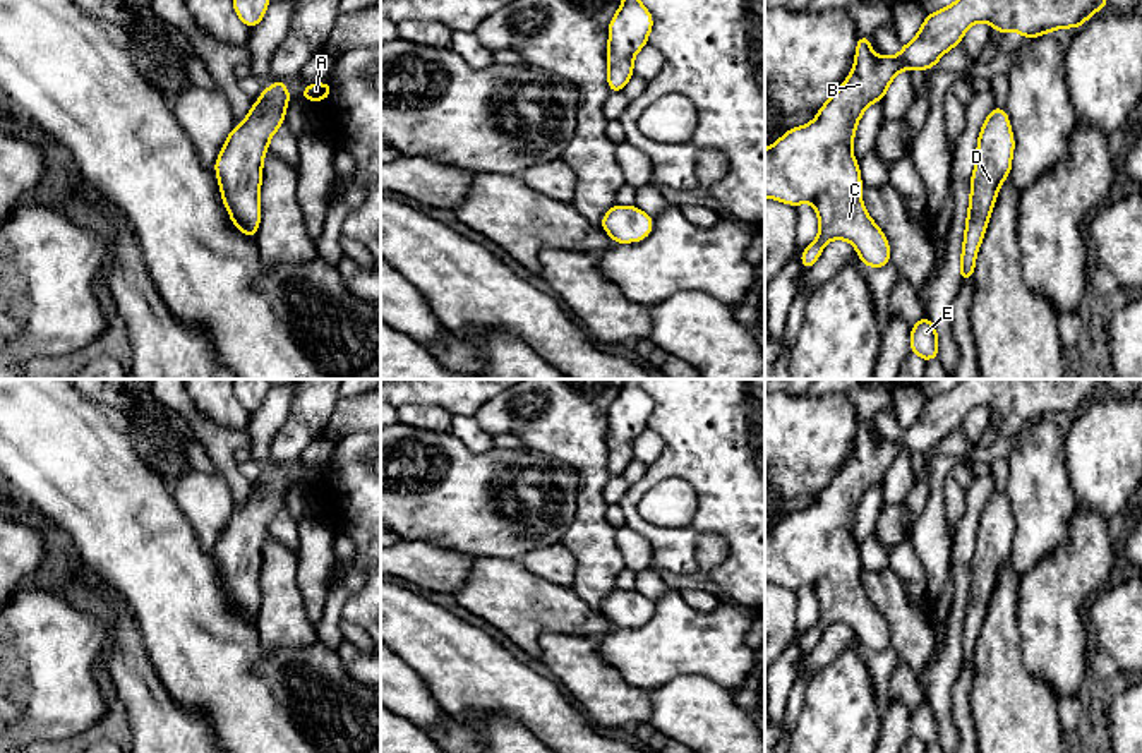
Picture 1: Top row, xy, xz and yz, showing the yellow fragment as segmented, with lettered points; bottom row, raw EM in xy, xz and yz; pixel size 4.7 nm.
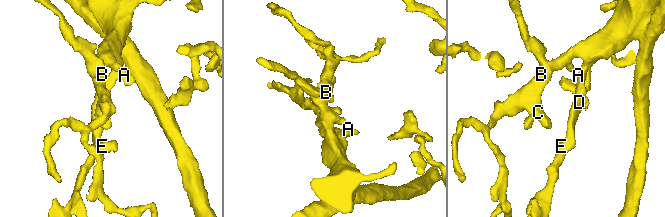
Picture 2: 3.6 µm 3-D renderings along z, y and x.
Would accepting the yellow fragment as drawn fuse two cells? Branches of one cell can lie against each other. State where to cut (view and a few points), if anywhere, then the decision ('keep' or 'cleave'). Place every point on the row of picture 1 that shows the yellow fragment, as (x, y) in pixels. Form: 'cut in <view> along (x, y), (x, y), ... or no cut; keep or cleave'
no cut; keep

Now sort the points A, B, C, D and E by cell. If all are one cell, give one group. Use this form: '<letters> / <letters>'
A B C D E

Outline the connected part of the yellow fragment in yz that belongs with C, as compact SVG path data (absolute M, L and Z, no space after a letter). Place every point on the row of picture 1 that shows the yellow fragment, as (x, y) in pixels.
M957 0L952 5L928 14L917 36L902 45L899 57L876 57L869 36L859 34L856 60L849 77L838 91L820 106L818 117L787 130L775 144L765 149L765 197L789 206L811 202L818 213L820 232L816 240L801 254L801 266L808 271L818 261L823 247L842 238L850 242L863 266L883 268L890 264L890 245L880 226L868 216L861 199L861 172L852 154L856 125L873 101L883 101L888 84L905 69L929 70L943 53L959 46L965 31L976 22L989 22L1000 34L1019 31L1025 39L1053 33L1060 27L1080 27L1108 0Z

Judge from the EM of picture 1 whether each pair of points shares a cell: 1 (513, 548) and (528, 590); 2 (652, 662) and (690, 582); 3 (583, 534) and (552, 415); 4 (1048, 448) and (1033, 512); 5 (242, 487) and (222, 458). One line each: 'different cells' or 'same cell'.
1: different cells
2: different cells
3: same cell
4: same cell
5: same cell

